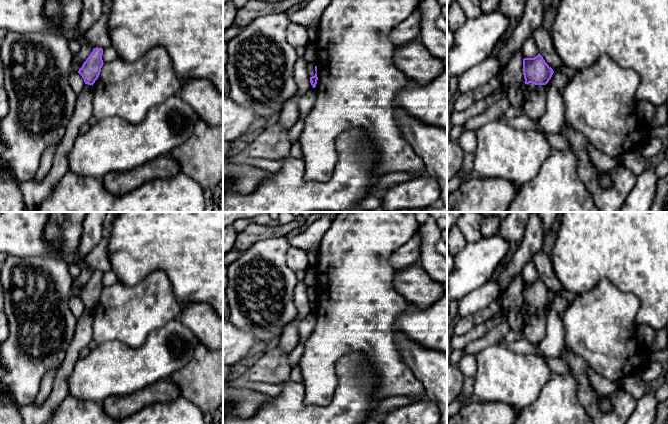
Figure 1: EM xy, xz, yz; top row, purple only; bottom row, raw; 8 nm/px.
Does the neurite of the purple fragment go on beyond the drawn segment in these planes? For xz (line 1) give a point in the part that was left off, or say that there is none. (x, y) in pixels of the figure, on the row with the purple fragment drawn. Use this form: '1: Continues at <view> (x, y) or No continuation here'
1: No continuation here

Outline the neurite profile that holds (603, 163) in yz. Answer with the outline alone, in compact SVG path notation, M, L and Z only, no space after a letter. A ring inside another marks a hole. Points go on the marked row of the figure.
M591 143L586 146L588 155L591 162L595 165L599 172L607 172L619 166L620 161L618 159L611 158L597 149L595 149Z

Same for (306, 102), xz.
M315 88L309 89L304 96L302 96L298 101L299 107L299 117L295 124L288 130L288 137L293 144L299 139L303 131L303 119L306 117L307 113L312 109L316 99Z

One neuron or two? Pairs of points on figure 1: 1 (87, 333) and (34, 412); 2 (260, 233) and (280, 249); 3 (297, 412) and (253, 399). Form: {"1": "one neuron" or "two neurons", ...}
{"1": "one neuron", "2": "two neurons", "3": "two neurons"}

